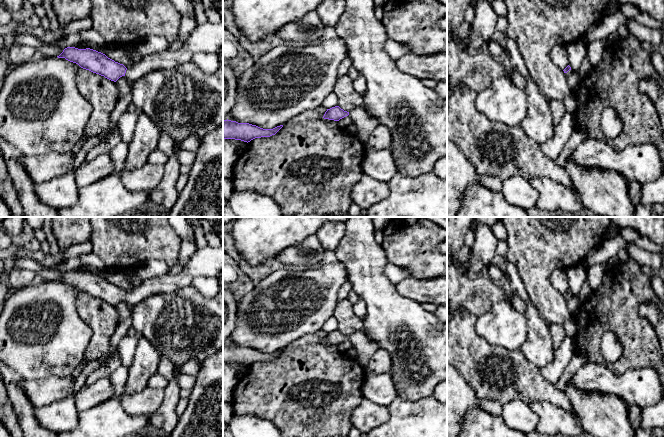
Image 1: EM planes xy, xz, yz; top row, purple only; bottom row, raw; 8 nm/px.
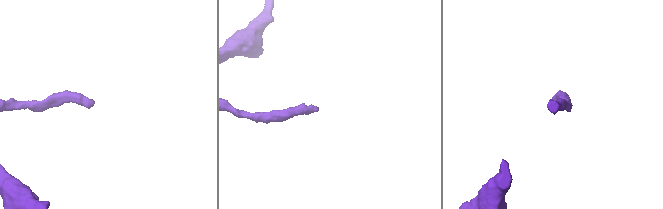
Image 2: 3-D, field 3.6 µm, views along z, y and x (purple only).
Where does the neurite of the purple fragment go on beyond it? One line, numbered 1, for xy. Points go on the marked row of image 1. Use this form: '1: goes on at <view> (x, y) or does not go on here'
1: goes on at xy (208, 37)

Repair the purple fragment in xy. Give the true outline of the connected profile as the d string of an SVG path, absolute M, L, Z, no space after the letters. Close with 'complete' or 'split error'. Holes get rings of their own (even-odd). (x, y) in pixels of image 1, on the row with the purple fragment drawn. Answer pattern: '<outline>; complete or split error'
M223 23L198 24L189 34L185 44L178 50L165 51L141 56L138 63L130 68L115 62L105 54L86 48L67 47L57 56L78 64L81 68L104 76L116 82L126 76L134 82L154 70L173 69L192 61L194 54L199 52L217 53L223 47Z; split error

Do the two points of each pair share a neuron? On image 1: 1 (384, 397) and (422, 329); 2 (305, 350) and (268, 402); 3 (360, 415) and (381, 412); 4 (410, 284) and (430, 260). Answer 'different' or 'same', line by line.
1: different
2: same
3: same
4: different

